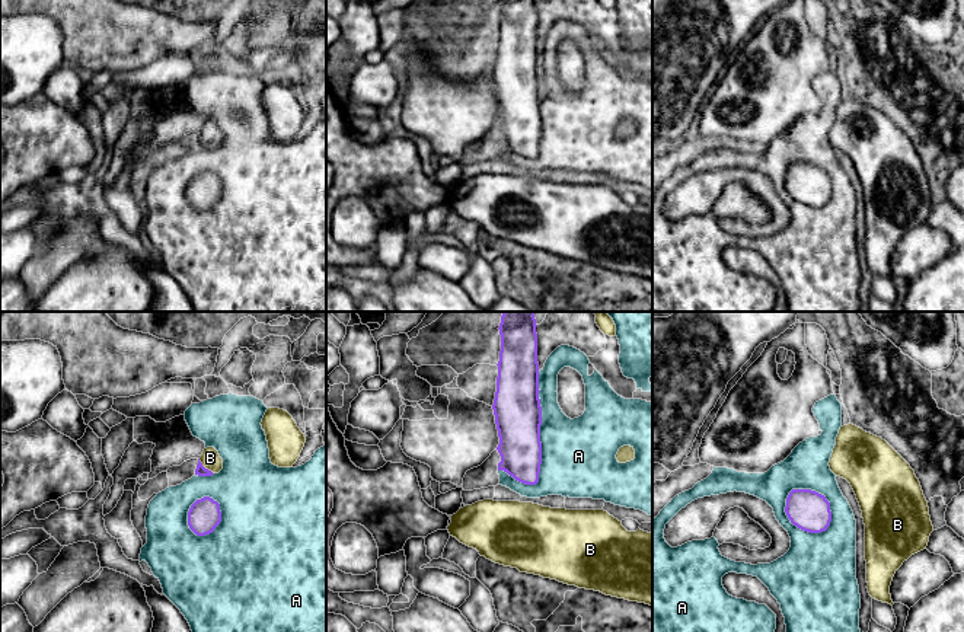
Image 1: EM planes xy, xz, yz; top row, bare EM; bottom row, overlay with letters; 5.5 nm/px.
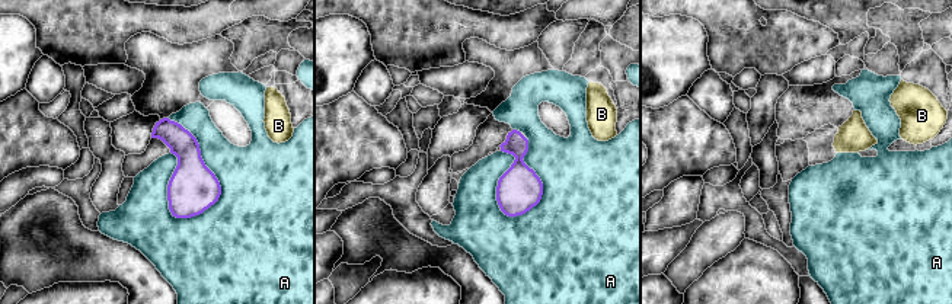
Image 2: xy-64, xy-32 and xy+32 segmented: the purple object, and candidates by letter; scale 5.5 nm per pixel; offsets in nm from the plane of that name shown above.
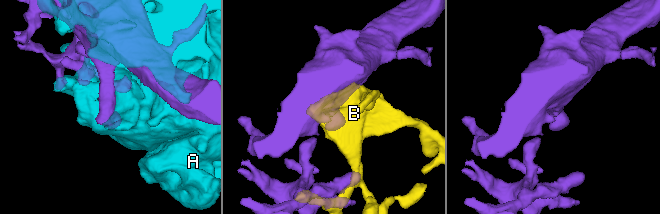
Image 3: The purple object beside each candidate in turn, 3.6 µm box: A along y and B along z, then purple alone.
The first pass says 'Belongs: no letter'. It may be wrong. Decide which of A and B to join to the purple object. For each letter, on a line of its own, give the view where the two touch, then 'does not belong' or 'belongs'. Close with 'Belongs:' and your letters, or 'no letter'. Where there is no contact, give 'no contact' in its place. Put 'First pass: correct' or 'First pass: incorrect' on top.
First pass: incorrect
A: xz | does not belong
B: xy | belongs
Belongs: B

